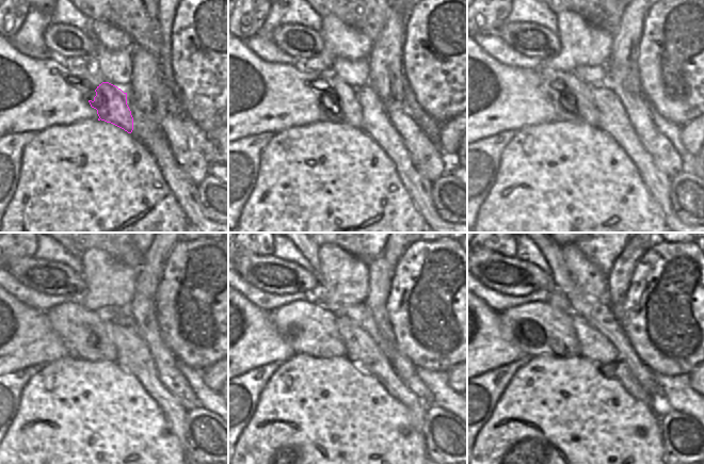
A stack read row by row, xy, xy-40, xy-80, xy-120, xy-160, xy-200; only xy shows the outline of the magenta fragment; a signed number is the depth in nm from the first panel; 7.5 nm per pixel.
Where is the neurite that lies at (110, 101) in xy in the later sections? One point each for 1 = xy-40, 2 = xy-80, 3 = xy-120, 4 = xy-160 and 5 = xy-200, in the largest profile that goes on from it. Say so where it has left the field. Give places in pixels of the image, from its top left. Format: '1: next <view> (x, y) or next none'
1: next xy-40 (345, 107)
2: next xy-80 (574, 102)
3: next xy-120 (83, 333)
4: next xy-160 (308, 328)
5: next xy-200 (537, 328)

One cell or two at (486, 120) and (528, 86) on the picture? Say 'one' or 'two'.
one

